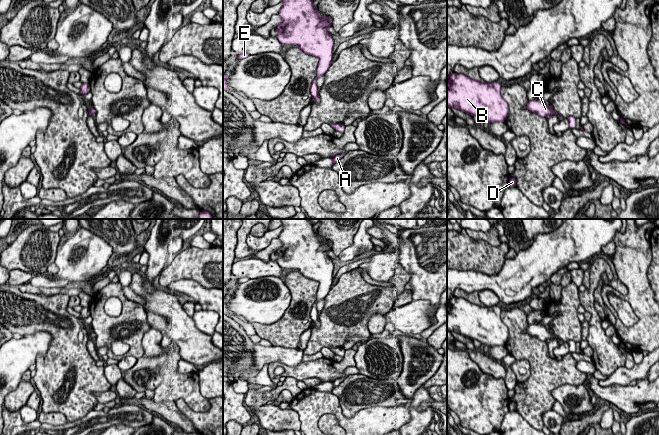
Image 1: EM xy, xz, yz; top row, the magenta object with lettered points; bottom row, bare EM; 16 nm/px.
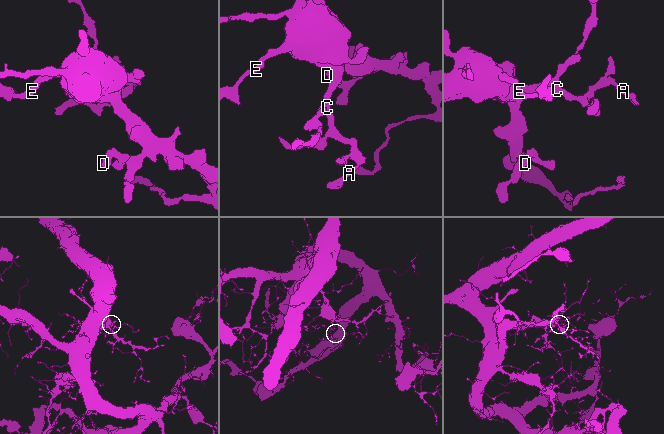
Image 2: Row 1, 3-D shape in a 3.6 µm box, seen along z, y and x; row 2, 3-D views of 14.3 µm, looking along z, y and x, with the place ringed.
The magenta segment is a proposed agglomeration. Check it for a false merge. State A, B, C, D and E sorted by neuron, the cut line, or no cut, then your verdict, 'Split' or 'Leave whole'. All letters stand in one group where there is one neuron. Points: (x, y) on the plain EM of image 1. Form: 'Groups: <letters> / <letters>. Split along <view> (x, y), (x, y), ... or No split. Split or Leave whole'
Groups: A B C D E. No split. Leave whole

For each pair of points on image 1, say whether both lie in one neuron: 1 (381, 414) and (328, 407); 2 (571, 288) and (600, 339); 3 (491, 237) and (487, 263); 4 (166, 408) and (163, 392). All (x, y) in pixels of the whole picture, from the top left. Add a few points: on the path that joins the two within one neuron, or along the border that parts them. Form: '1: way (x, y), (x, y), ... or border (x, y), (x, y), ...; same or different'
1: way (368, 421), (345, 421), (341, 417); same
2: border (578, 292), (581, 304); different
3: border (480, 239), (492, 245), (499, 245), (501, 243); different
4: border (152, 398), (157, 402), (175, 402); different

